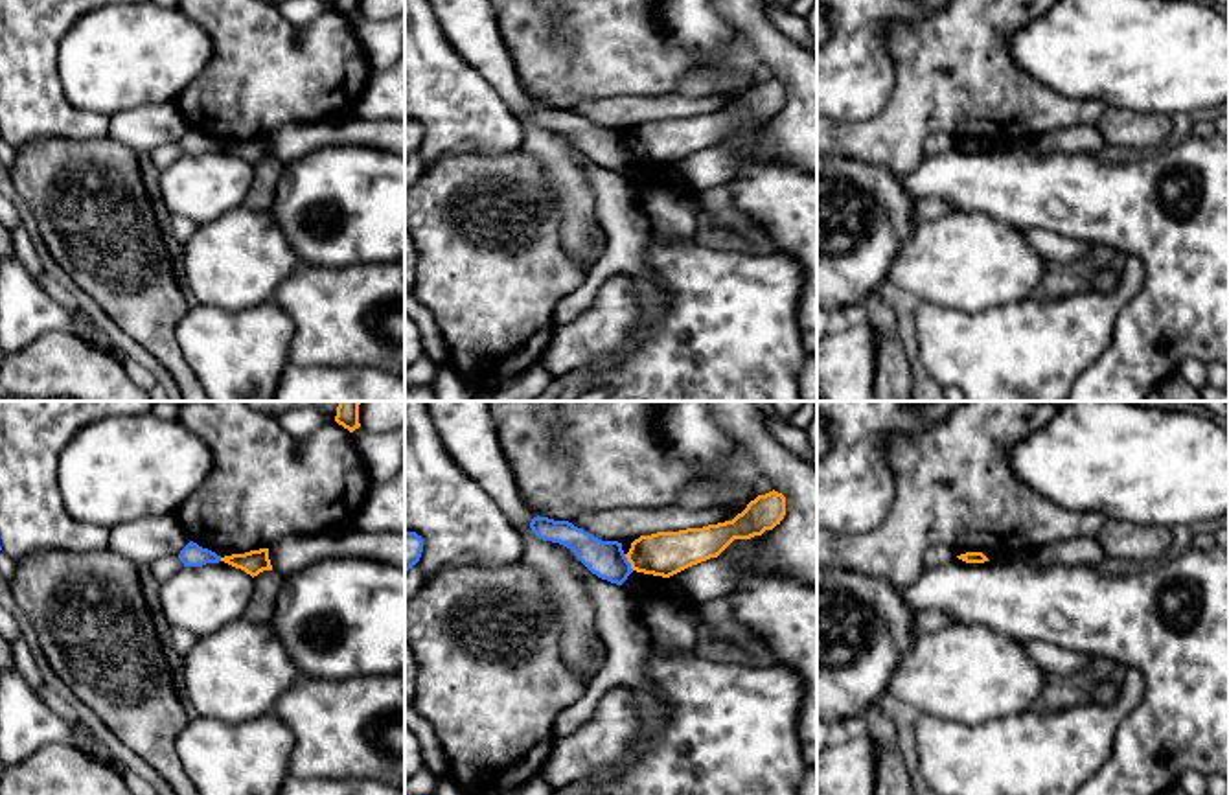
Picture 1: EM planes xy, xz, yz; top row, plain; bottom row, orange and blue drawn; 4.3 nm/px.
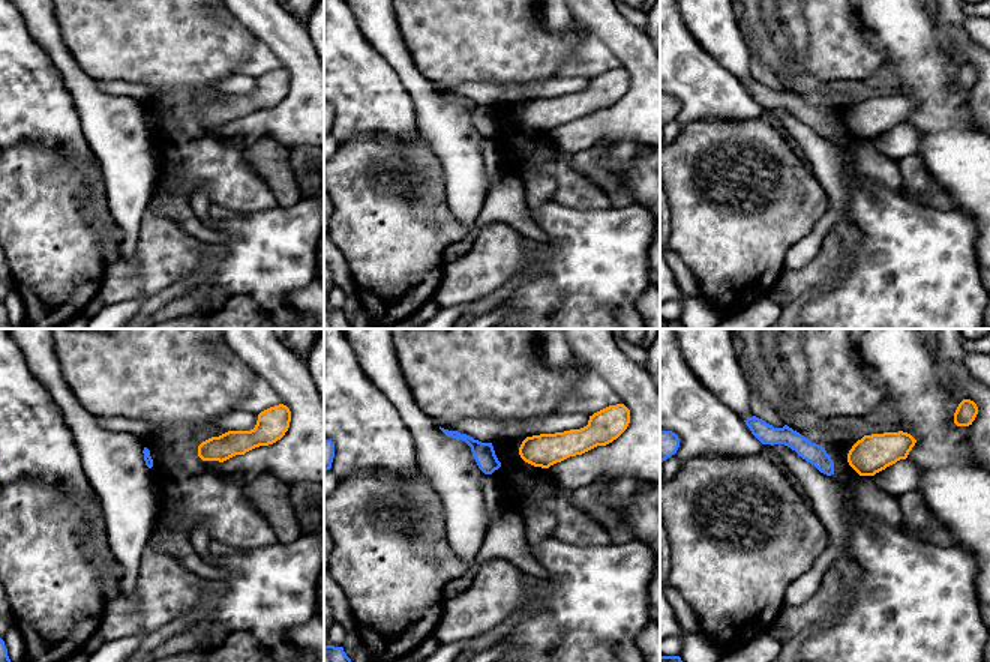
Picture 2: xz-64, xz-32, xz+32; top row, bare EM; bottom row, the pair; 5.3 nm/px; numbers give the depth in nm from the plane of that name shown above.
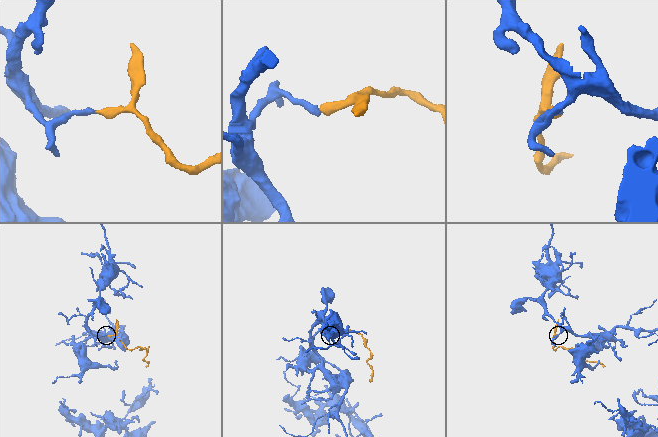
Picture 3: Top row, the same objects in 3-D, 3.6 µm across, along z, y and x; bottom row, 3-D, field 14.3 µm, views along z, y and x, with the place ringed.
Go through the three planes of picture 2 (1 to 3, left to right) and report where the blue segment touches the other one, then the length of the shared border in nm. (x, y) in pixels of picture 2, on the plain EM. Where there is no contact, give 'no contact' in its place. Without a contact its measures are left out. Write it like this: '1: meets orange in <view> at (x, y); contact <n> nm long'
1: no contact
2: no contact
3: no contact

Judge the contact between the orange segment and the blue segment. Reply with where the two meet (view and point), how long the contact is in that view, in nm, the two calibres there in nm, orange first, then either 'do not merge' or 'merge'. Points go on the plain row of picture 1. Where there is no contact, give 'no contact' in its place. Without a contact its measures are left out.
xz (628, 148) | 80 nm | 190/160 nm | do not merge

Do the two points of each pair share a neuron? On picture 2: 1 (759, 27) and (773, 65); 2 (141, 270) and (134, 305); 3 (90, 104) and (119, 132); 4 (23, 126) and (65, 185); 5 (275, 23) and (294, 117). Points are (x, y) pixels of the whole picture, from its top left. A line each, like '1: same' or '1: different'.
1: same
2: different
3: same
4: different
5: same

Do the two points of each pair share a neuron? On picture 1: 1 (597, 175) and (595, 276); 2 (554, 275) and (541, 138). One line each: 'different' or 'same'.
1: same
2: different

